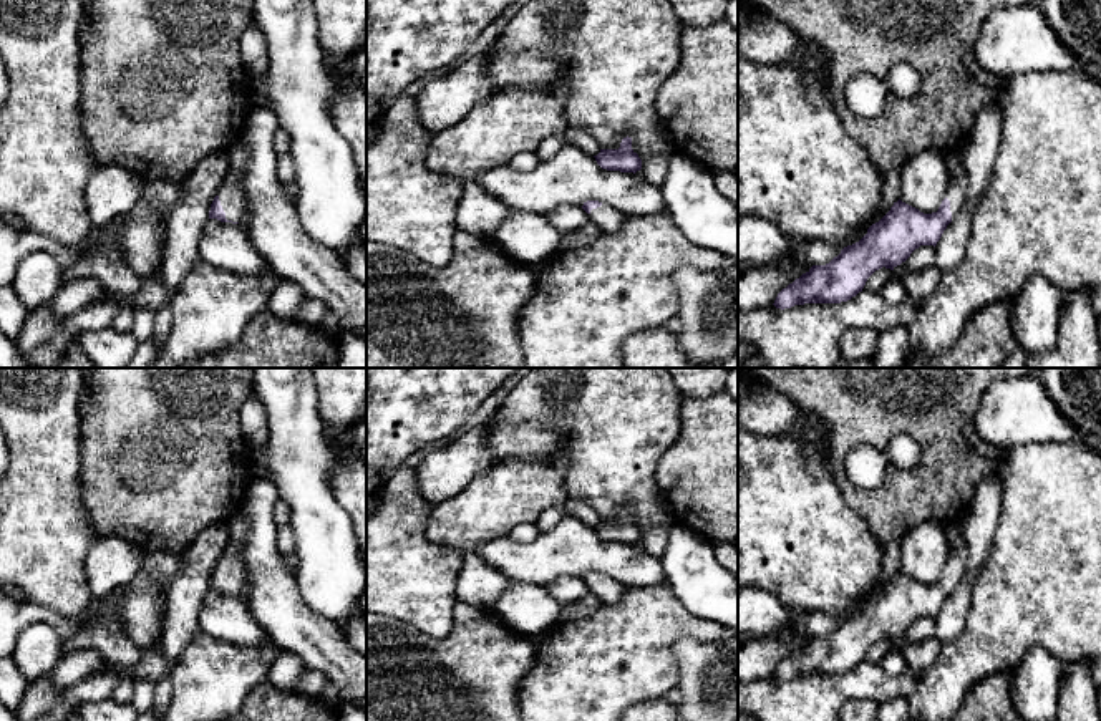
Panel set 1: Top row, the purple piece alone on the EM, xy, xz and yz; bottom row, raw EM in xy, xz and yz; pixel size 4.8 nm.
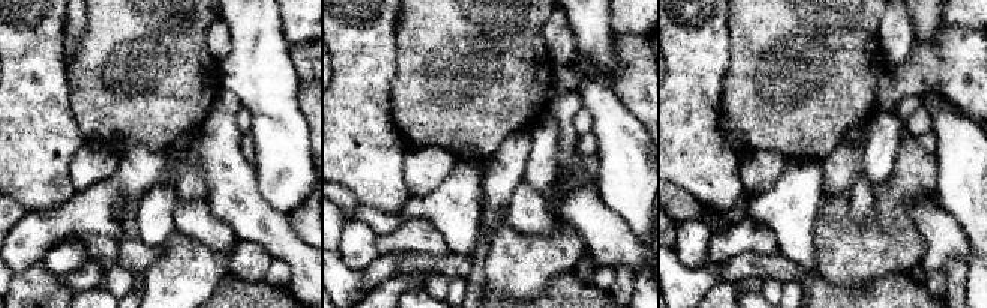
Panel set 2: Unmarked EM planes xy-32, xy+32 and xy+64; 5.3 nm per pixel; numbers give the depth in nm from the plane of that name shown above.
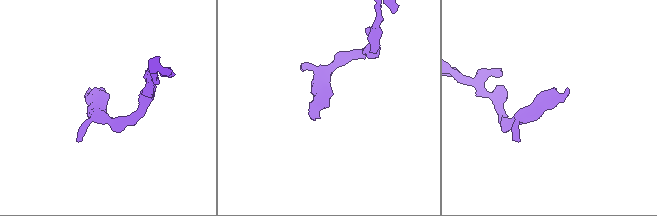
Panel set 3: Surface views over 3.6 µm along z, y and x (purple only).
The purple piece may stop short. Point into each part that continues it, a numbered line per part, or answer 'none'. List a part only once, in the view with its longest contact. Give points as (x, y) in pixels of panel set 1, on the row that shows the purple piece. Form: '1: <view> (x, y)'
1: xy (231, 196)

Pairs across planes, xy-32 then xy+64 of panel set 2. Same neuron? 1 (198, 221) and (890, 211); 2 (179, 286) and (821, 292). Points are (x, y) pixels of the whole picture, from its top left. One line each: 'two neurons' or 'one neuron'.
1: two neurons
2: two neurons

